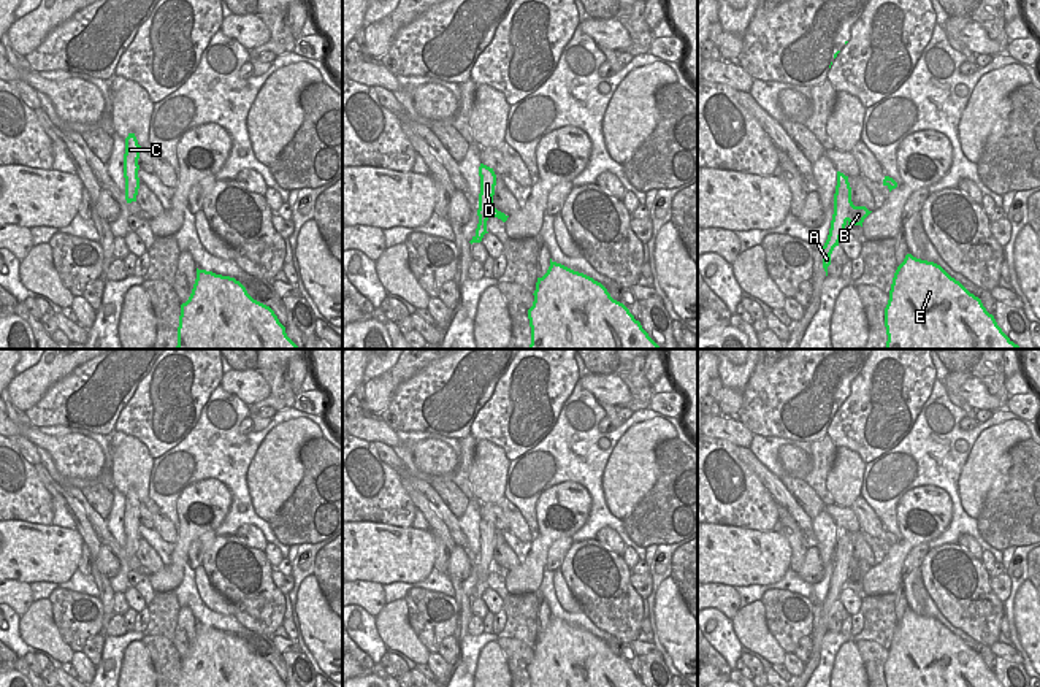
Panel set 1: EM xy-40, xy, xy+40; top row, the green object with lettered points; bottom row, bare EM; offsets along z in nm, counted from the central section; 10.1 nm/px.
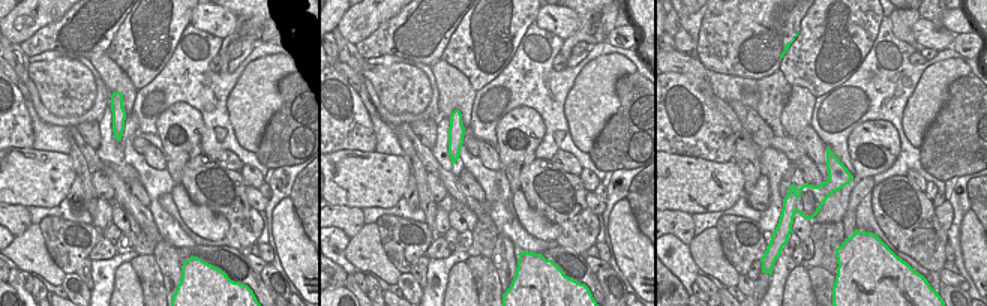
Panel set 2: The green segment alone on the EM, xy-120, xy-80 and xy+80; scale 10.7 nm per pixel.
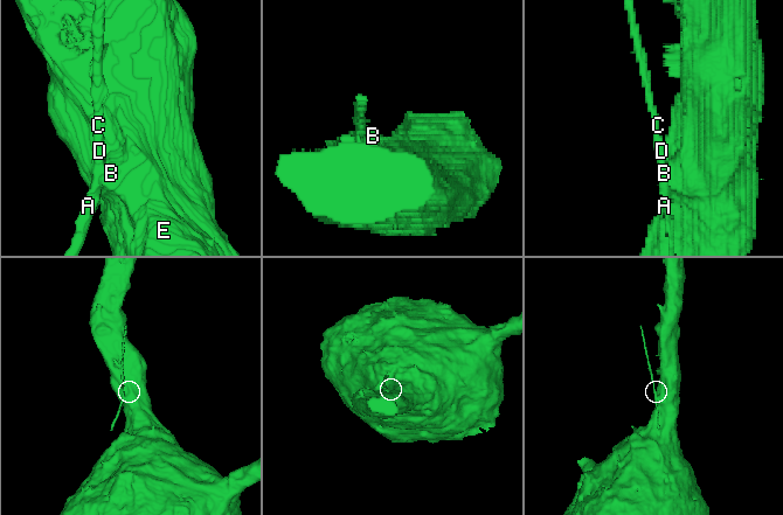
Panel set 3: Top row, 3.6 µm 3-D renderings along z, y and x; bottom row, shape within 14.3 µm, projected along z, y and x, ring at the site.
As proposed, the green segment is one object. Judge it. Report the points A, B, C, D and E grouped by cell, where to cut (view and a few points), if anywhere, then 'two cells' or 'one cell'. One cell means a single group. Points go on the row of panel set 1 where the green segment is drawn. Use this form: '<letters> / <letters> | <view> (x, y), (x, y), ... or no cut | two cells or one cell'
A C D / B E | xy+40 (852, 202), (847, 219) | two cells

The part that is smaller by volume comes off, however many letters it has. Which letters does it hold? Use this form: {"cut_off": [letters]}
{"cut_off": ["A", "C", "D"]}

